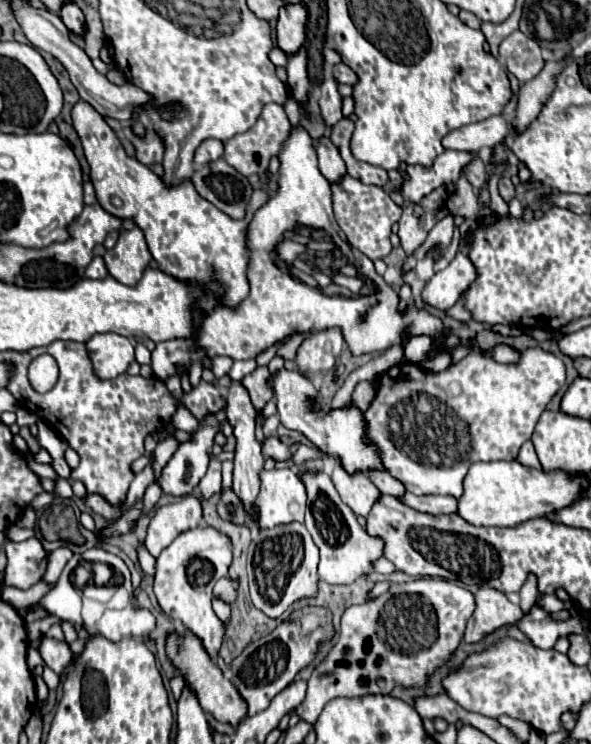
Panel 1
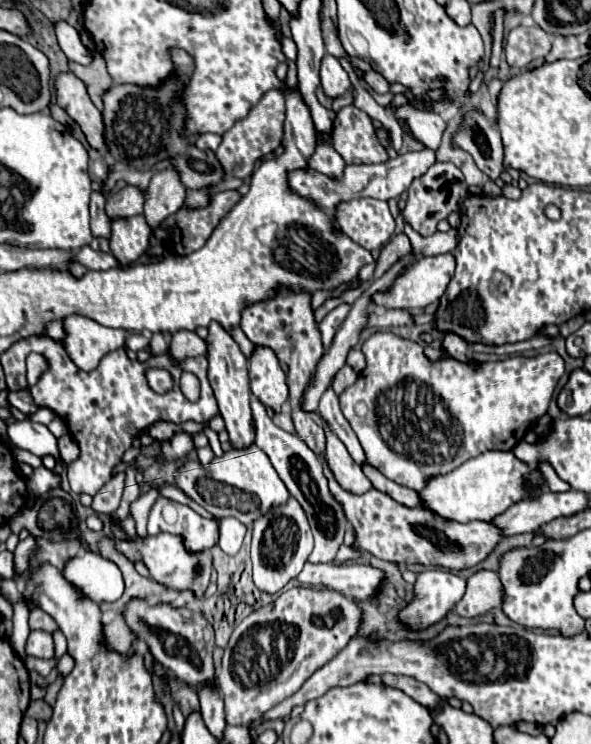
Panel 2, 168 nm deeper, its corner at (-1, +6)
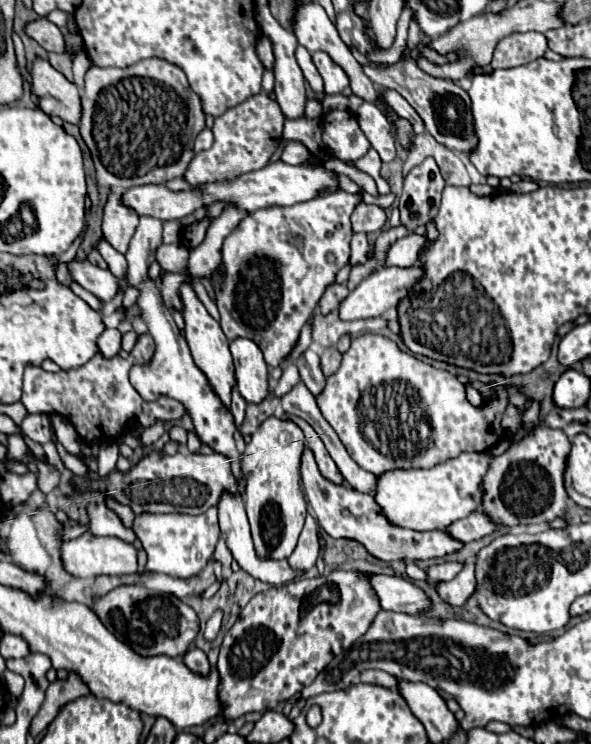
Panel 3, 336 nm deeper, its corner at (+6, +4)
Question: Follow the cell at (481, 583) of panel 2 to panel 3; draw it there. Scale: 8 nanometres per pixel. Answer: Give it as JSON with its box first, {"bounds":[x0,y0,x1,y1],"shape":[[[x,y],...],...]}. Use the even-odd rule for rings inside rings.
{"bounds":[436,562,476,606],"shape":[[[466,562],[464,568],[458,572],[456,578],[448,580],[448,582],[440,582],[436,584],[436,590],[440,594],[442,600],[446,600],[452,606],[462,606],[472,592],[476,590],[476,578],[474,578],[474,562]]]}

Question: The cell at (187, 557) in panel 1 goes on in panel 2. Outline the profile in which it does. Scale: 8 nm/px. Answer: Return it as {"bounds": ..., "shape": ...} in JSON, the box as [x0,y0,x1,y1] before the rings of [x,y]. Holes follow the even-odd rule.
{"bounds":[115,534,213,600],"shape":[[[157,534],[157,536],[147,536],[147,538],[133,538],[131,542],[123,542],[115,538],[117,548],[129,558],[129,560],[137,560],[141,558],[145,562],[145,566],[151,572],[151,578],[171,590],[189,590],[193,592],[193,596],[197,600],[205,598],[205,590],[209,586],[211,574],[213,574],[213,558],[211,554],[205,550],[203,554],[191,554],[191,550],[187,550],[187,546],[183,546],[183,538],[179,538],[177,534]]]}

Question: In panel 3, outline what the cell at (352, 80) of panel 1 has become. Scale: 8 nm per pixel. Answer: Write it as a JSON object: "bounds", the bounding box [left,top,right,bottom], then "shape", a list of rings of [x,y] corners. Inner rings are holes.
{"bounds":[380,88,426,134],"shape":[[[380,88],[380,92],[384,94],[384,98],[386,98],[386,102],[398,112],[398,116],[402,116],[404,120],[408,120],[410,124],[412,124],[412,130],[416,132],[416,134],[422,134],[426,128],[424,128],[424,122],[422,122],[422,118],[416,114],[416,110],[396,92],[396,90],[386,90],[386,88]]]}

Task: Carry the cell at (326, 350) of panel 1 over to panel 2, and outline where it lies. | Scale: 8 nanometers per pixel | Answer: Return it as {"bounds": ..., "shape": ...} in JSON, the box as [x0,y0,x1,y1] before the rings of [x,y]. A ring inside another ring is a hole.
{"bounds":[319,304,351,350],"shape":[[[341,304],[341,306],[337,306],[335,310],[331,310],[331,312],[321,320],[319,332],[321,332],[321,340],[323,340],[323,348],[325,348],[325,350],[329,350],[329,346],[331,346],[337,330],[339,330],[339,326],[343,324],[349,308],[351,308],[351,306]]]}

